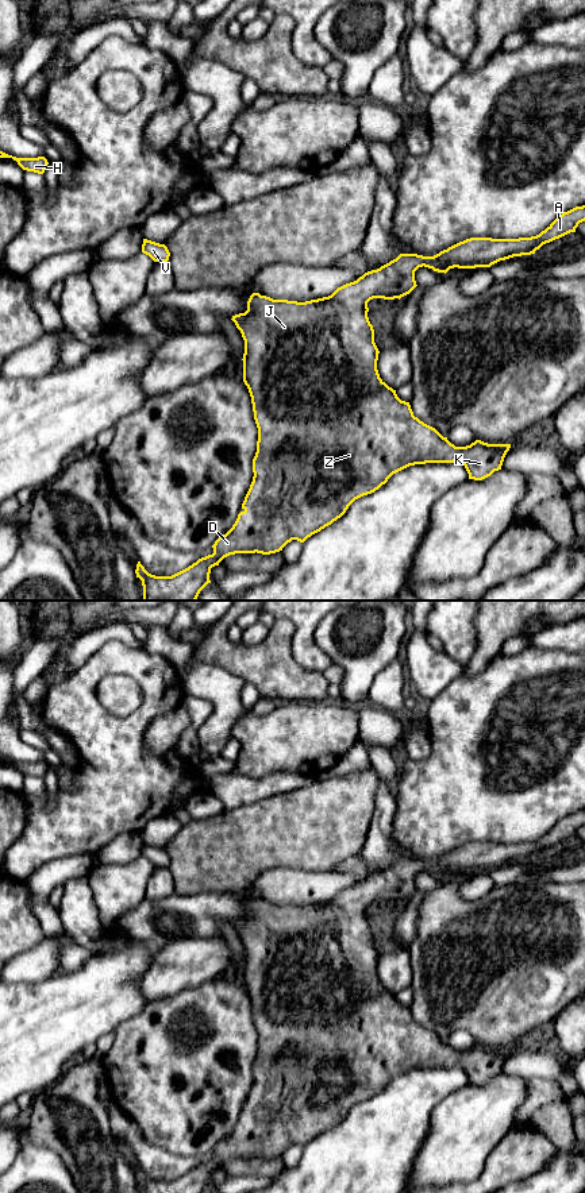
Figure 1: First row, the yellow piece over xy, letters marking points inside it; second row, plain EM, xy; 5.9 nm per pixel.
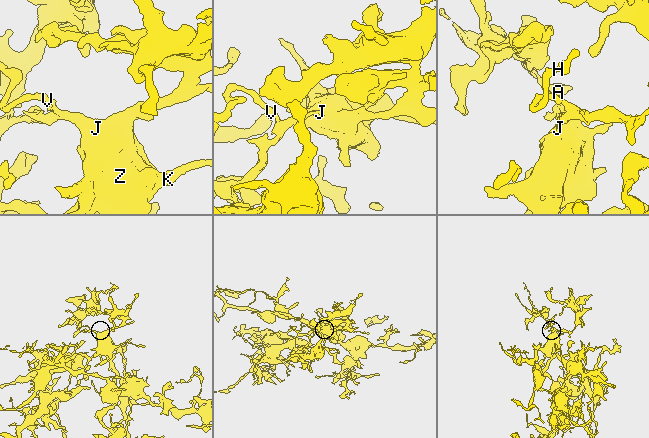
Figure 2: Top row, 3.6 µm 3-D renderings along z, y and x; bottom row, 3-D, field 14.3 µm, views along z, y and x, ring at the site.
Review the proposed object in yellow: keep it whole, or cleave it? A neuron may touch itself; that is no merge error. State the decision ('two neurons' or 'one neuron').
one neuron

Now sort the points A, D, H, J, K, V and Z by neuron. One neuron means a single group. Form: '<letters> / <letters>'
A D H J K V Z

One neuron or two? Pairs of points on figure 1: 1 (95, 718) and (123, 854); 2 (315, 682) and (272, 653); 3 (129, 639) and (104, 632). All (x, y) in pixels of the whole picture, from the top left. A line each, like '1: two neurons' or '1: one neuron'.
1: two neurons
2: one neuron
3: one neuron

